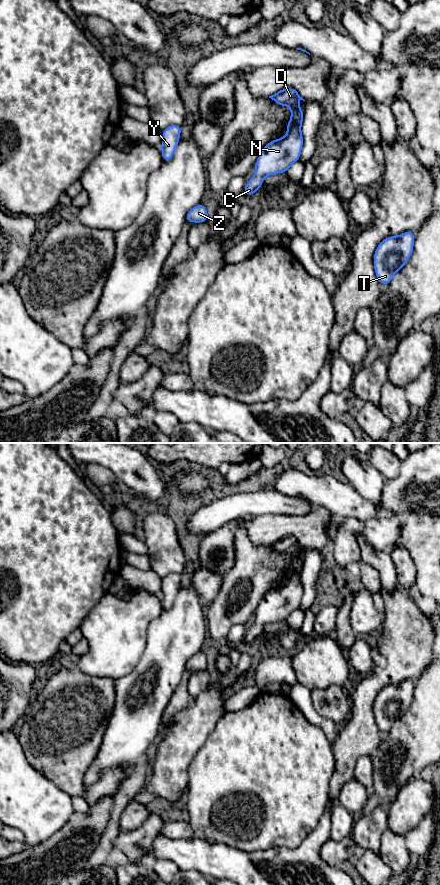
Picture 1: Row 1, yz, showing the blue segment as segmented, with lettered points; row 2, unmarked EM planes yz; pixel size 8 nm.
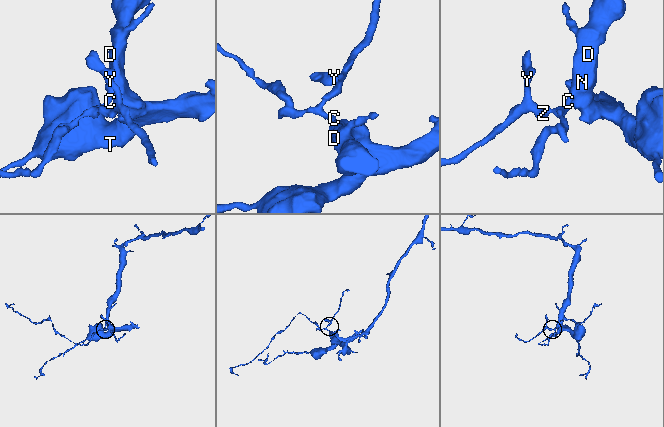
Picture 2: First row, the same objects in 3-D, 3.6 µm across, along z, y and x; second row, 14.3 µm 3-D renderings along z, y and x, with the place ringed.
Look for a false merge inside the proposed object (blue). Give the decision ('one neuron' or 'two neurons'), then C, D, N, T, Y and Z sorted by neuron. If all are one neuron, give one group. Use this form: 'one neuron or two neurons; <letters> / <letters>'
one neuron; C D N T Y Z

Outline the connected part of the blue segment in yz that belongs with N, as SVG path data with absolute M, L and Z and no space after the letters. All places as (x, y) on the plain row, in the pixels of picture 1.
M285 536L269 544L276 552L289 554L291 556L291 568L287 571L287 583L269 590L261 599L254 614L255 624L246 631L244 642L253 643L262 634L263 627L266 624L277 621L285 621L296 609L299 608L303 594L303 584L301 582L301 573L304 560L299 556L299 549L305 549L294 536Z

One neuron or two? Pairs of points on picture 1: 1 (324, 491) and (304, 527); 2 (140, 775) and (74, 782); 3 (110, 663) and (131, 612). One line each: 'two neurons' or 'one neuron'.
1: two neurons
2: two neurons
3: one neuron

